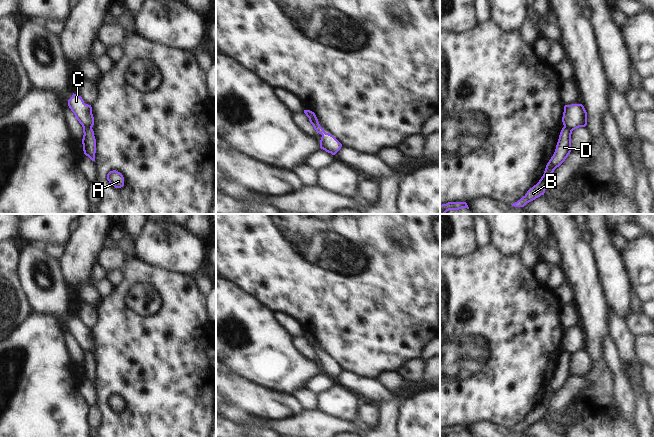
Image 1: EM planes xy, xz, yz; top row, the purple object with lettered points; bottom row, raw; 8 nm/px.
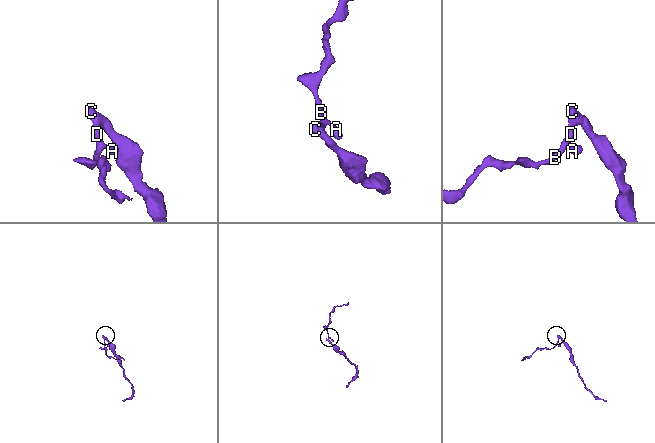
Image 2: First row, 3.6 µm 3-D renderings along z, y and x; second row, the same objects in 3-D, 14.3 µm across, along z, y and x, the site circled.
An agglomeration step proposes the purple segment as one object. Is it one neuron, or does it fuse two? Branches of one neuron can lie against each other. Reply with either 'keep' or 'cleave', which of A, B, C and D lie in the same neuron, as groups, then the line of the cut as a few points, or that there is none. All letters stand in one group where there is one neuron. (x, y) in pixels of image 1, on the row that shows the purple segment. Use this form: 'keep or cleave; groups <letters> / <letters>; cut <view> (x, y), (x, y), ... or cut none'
cleave; groups A B D / C; cut xy (91, 127), (83, 128)

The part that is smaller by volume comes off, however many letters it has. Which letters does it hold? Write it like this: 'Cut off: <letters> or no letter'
Cut off: A, B, D

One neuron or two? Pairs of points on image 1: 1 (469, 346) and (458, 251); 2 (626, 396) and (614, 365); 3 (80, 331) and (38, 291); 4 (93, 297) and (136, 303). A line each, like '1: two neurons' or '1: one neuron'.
1: two neurons
2: one neuron
3: one neuron
4: two neurons

